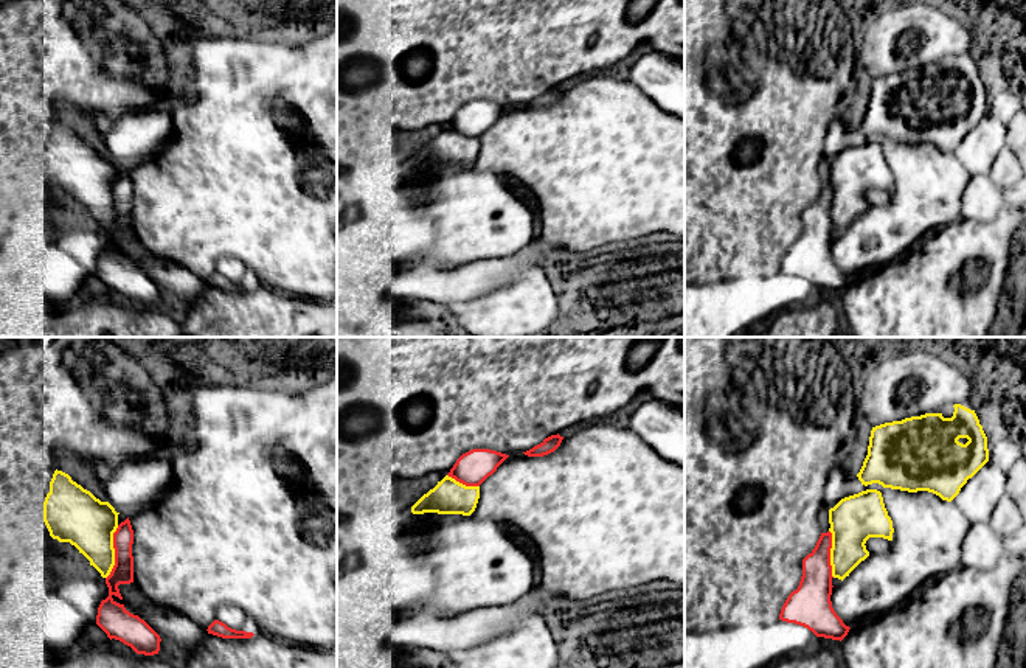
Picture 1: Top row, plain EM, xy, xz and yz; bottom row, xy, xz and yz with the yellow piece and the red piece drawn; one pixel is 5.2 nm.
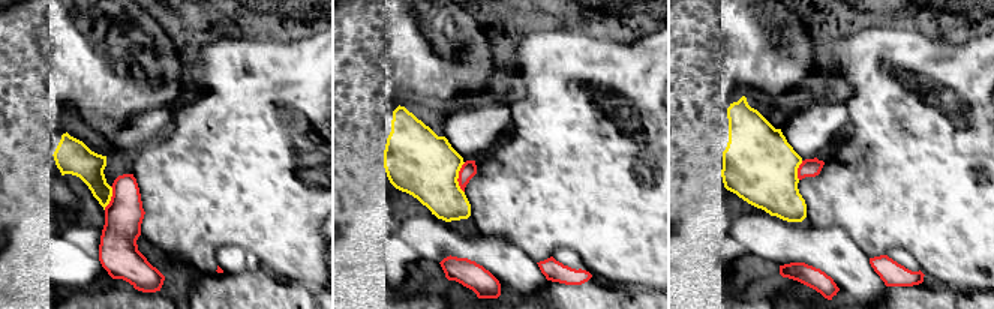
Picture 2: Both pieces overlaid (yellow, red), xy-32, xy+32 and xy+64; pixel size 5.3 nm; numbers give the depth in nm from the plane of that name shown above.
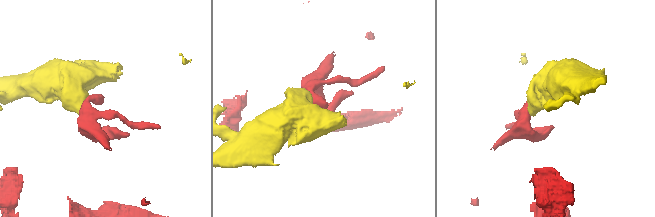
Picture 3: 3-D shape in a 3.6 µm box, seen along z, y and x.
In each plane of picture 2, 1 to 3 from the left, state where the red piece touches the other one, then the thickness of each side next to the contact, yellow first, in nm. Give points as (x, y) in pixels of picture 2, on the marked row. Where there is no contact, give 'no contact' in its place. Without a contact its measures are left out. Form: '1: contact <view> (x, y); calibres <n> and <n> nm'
1: contact xy-32 (110, 198); calibres 160 and 200 nm
2: contact xy+32 (458, 177); calibres 360 and 90 nm
3: contact xy+64 (796, 170); calibres 400 and 100 nm

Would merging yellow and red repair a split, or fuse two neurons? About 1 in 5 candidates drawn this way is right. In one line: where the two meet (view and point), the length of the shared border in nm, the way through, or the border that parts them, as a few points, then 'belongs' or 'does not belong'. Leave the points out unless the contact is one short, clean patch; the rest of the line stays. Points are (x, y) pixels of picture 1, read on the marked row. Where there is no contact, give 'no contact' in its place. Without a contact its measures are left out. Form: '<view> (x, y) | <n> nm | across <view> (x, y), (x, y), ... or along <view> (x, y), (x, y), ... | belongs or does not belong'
xy (114, 552) | 280 nm | along xy (118, 525), (114, 533), (114, 567), (106, 578) | does not belong

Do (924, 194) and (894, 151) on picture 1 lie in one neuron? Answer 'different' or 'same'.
same

